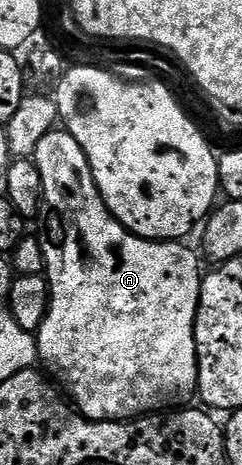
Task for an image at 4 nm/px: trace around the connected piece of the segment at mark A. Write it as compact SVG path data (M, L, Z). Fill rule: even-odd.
M56 128L50 130L45 136L41 136L41 144L37 144L33 161L41 172L41 184L43 185L43 215L41 218L43 234L41 233L41 241L45 252L45 264L47 265L45 277L47 285L51 288L51 303L49 304L47 319L43 321L37 332L37 345L41 362L44 362L49 369L55 370L56 376L61 381L68 382L66 393L69 395L70 401L74 403L80 414L94 422L125 422L140 416L150 416L156 412L167 412L172 408L186 407L190 403L187 401L196 397L199 388L195 317L199 307L199 293L201 292L204 271L199 270L198 256L189 247L183 246L187 244L182 241L156 242L149 238L138 238L136 234L126 230L109 212L109 208L93 180L93 172L89 168L89 160L85 156L85 152L81 148L81 144L77 144L77 140L73 140L73 136L68 130Z

